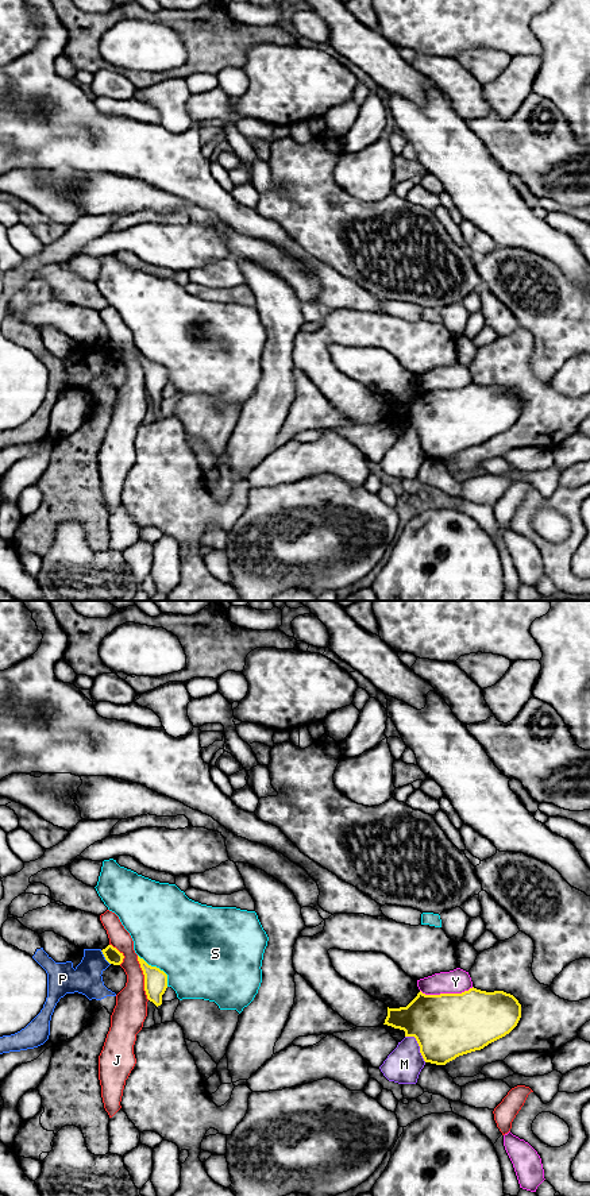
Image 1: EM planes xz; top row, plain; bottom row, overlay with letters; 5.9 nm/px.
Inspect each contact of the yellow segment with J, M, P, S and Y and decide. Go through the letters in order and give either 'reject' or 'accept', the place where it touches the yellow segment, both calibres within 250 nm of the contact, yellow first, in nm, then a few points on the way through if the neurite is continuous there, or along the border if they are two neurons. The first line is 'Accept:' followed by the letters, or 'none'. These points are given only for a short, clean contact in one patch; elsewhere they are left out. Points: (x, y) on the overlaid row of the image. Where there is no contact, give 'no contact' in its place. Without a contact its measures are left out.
Accept: none
J: reject; contact xz (145, 977); calibres 140 and 190 nm
M: reject; contact xz (419, 1045); calibres 380 and 220 nm
P: reject; contact xz (104, 956); calibres 90 and 180 nm; border xz (100, 950), (110, 964)
S: reject; contact xz (158, 968); calibres 140 and 480 nm
Y: reject; contact xz (446, 994); calibres 380 and 140 nm

